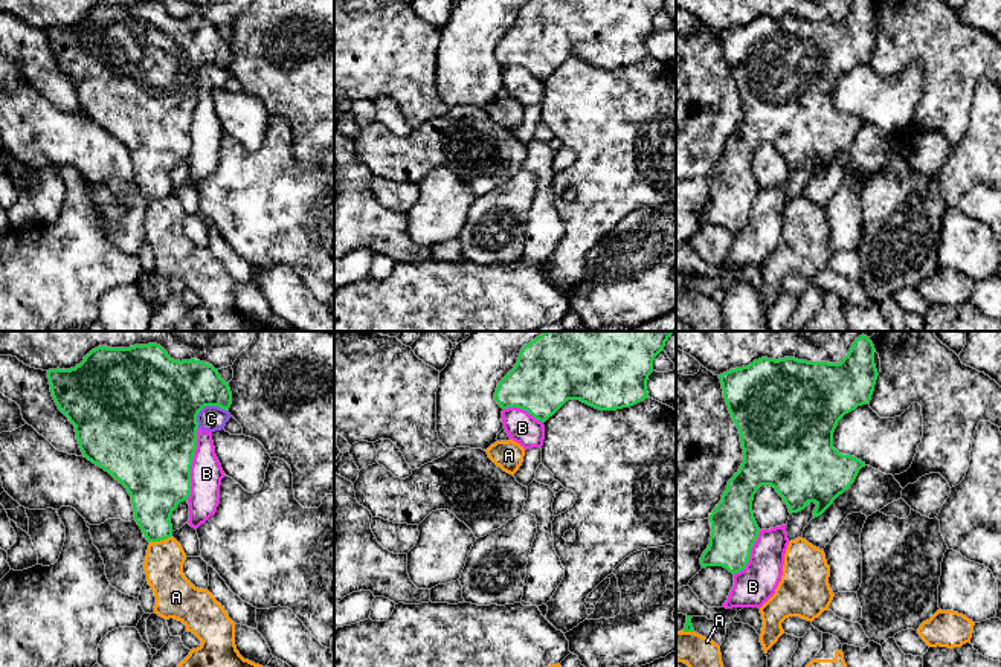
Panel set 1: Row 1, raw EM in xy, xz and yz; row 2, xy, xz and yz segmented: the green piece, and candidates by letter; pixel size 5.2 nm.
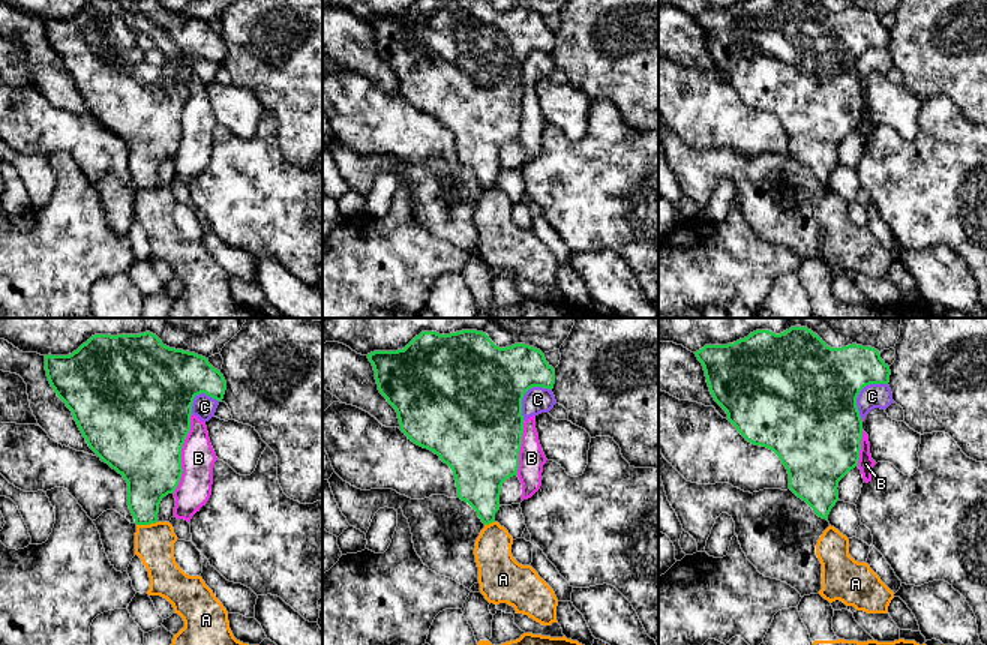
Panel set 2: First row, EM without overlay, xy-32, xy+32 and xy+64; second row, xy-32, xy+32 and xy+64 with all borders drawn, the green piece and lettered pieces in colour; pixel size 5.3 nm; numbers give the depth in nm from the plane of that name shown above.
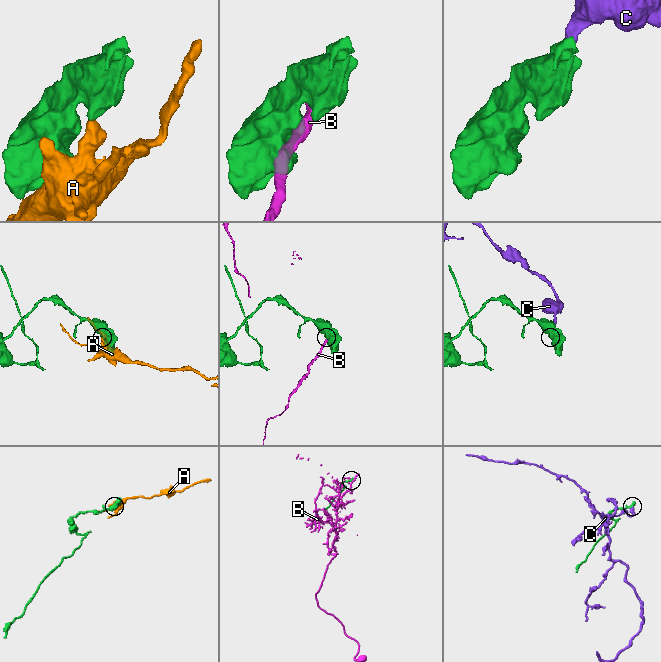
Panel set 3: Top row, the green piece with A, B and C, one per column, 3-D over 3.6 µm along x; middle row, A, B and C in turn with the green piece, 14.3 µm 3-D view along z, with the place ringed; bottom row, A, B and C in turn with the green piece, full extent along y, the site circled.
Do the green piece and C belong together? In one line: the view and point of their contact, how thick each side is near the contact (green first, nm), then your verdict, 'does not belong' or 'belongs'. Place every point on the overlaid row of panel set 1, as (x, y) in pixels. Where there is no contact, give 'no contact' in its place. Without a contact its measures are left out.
xy (205, 405) | 440/140 nm | does not belong

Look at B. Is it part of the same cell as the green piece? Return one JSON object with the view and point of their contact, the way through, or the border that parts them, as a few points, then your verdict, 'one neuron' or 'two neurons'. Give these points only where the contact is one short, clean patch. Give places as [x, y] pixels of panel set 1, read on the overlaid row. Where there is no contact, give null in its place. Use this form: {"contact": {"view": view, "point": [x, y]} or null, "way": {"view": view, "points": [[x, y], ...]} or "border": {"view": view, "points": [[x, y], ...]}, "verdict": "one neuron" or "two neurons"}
{"contact": {"view": "xy", "point": [191, 464]}, "verdict": "two neurons"}

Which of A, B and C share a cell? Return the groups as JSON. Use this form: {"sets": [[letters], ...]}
{"sets": [["A"], ["B", "C"]]}

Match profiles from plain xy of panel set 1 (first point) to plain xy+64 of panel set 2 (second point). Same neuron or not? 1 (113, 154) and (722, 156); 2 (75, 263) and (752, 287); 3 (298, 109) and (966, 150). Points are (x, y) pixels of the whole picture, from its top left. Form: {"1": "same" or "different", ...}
{"1": "different", "2": "same", "3": "different"}

